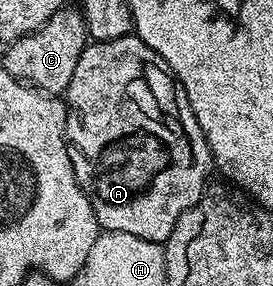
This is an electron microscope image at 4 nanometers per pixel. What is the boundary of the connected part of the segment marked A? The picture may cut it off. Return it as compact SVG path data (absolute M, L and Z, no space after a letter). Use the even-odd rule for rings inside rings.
M129 35L126 37L112 39L111 41L94 41L87 44L76 63L76 69L72 74L72 81L64 94L64 104L66 107L66 139L70 146L70 158L76 179L80 187L88 195L92 203L92 211L96 215L99 226L108 233L127 233L136 235L140 239L165 243L172 235L180 215L188 211L200 199L200 195L206 189L210 169L212 173L212 158L210 156L210 145L206 142L204 131L196 119L196 115L190 106L188 95L184 87L178 82L177 77L170 72L168 63L148 47L138 36Z

